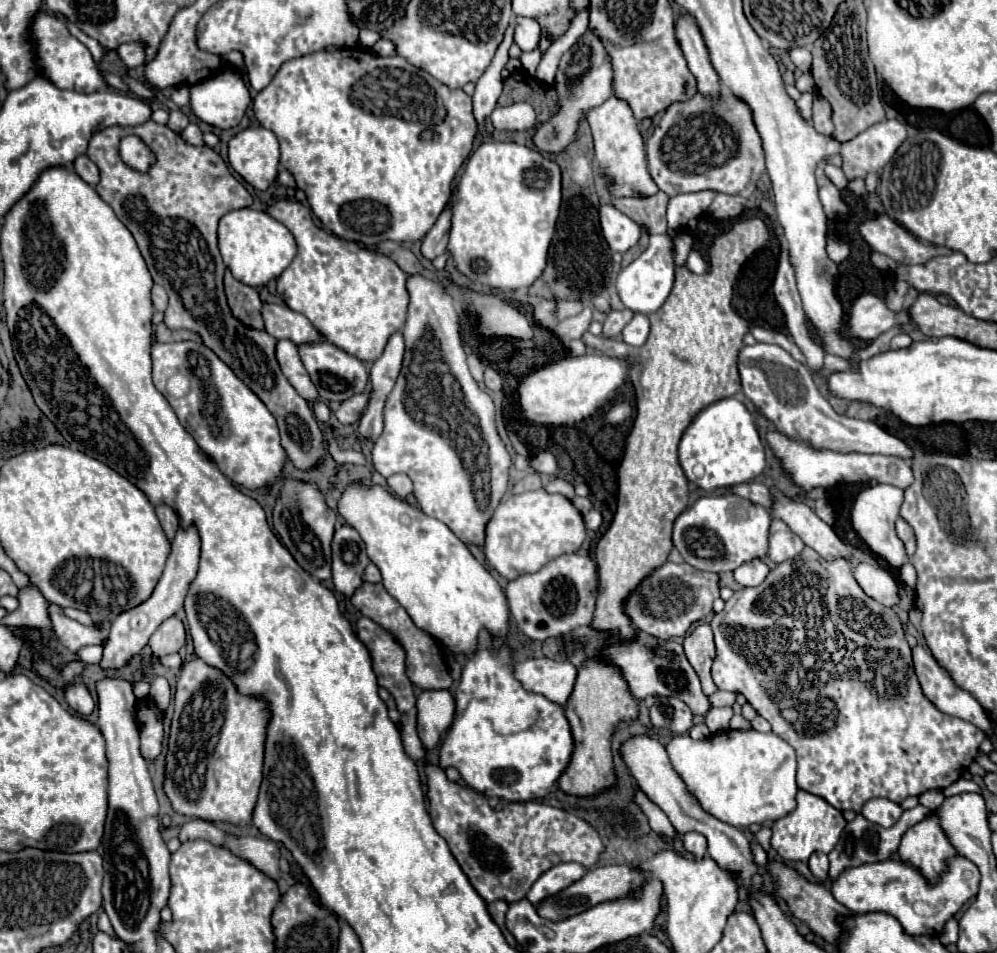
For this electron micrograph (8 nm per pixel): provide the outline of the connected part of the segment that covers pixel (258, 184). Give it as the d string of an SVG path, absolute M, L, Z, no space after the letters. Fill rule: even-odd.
M250 126L234 134L228 142L230 166L254 188L266 190L278 176L280 148L274 132Z

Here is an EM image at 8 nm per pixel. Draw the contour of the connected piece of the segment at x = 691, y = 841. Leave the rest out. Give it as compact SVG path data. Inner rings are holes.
M690 832L690 834L684 834L682 836L682 846L694 854L696 858L702 858L706 854L706 838L698 832Z

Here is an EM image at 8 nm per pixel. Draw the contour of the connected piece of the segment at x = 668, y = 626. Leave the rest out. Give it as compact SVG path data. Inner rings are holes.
M664 562L652 574L648 574L634 592L624 600L624 614L632 626L644 630L656 638L686 636L692 624L712 614L712 602L718 598L718 574L694 570L690 564Z

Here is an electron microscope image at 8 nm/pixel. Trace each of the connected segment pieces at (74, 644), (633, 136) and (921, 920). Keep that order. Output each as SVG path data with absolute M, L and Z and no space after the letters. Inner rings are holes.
M48 602L50 606L50 622L56 638L70 651L76 653L81 647L88 645L102 645L107 639L109 627L105 623L103 628L84 626L64 614L64 608Z
M614 94L600 106L590 108L588 124L594 136L594 152L598 164L598 176L612 176L614 182L608 184L610 196L630 196L630 194L656 194L658 186L648 174L646 154L644 154L644 138L638 130L638 120L634 118L628 102L616 98Z
M954 854L946 860L946 870L940 874L936 884L930 884L924 874L902 862L900 858L868 862L856 868L846 868L830 886L832 896L850 908L854 914L868 912L886 912L898 918L902 930L910 936L938 936L944 924L970 900L978 894L980 872L978 868L960 854Z

